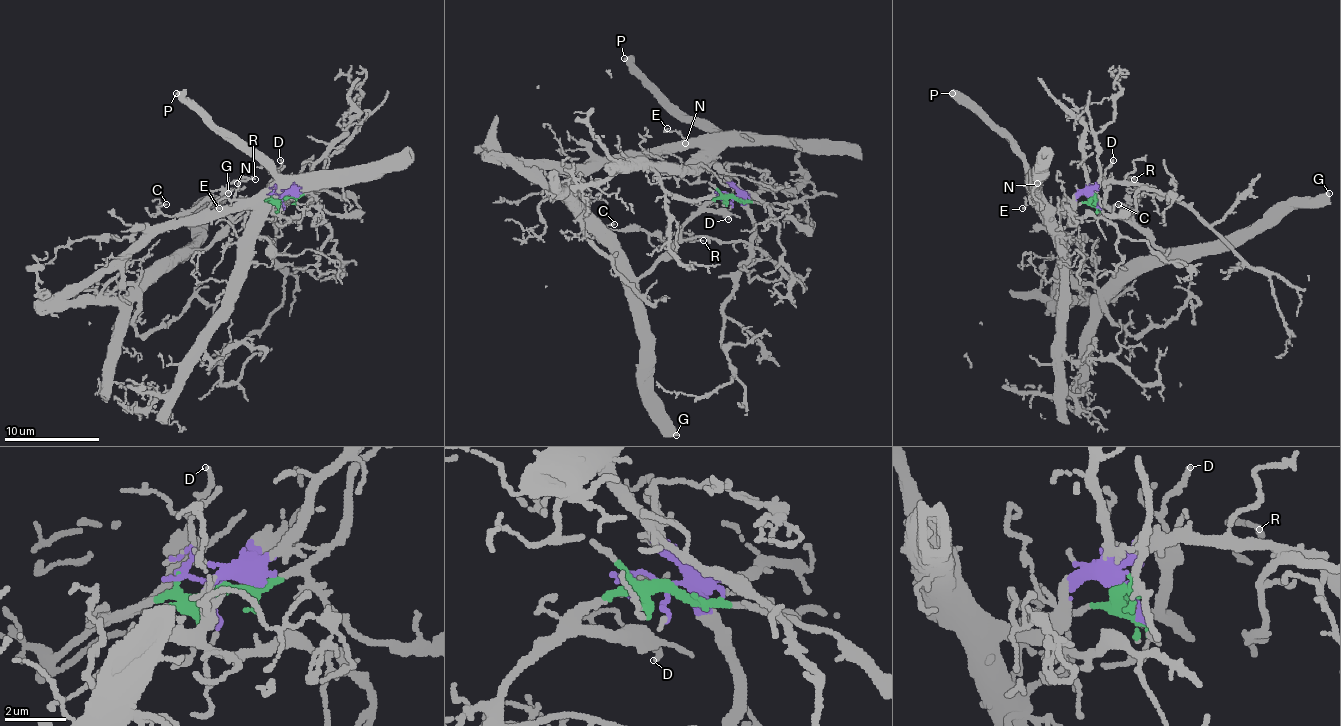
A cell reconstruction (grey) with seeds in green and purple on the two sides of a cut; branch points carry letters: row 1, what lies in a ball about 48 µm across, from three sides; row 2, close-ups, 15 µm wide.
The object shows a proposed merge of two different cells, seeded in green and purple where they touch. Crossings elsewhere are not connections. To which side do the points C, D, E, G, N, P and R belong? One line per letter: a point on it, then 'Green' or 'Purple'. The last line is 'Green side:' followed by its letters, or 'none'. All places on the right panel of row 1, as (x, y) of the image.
C: Place: (1118, 204). Green
D: Place: (1113, 160). Green
E: Place: (1022, 208). Purple
G: Place: (1329, 193). Green
N: Place: (1037, 183). Purple
P: Place: (952, 93). Purple
R: Place: (1134, 179). Green
Green side: C, D, G, R

